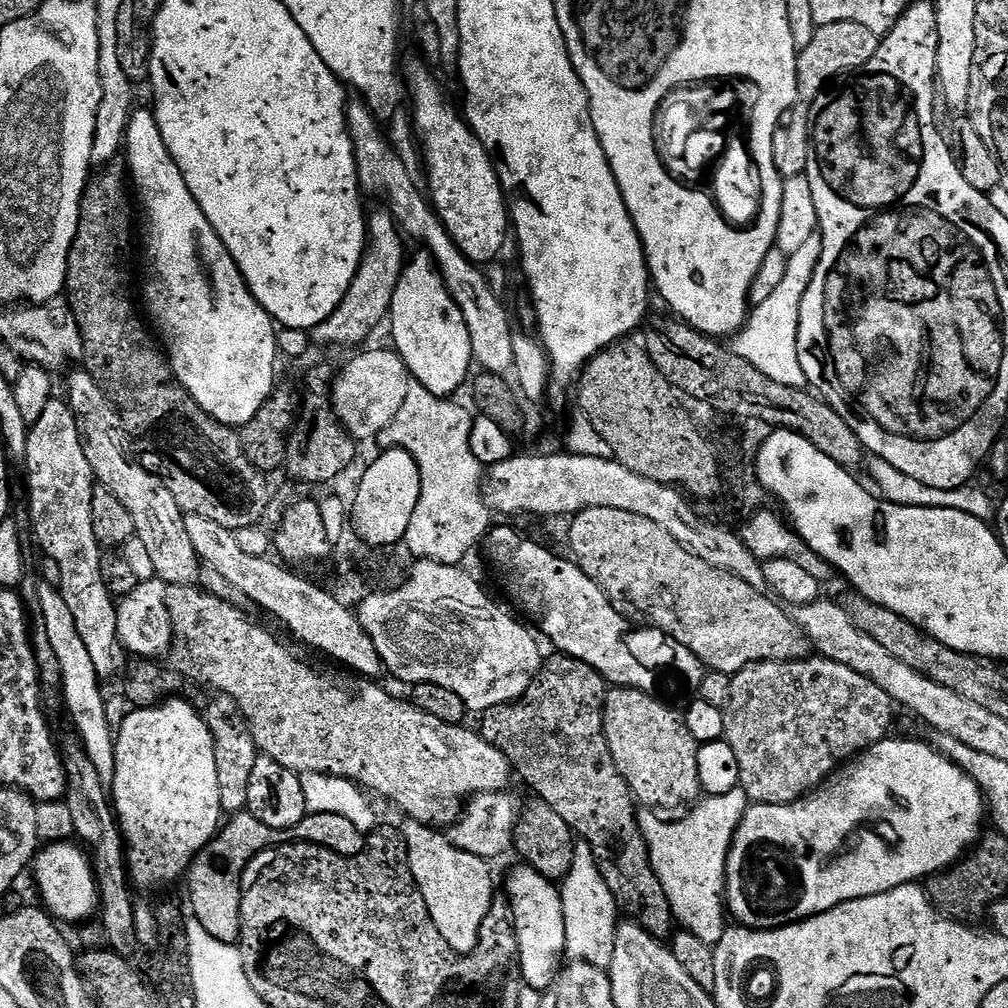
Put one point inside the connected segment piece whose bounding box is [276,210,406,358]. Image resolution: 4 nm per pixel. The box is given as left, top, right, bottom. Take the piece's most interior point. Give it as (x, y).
(364, 311)

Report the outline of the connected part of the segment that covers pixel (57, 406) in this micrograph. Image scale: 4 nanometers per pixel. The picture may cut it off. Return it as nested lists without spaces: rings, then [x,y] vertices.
[[[53,398],[46,410],[42,410],[42,418],[30,426],[22,468],[28,471],[30,528],[36,531],[41,553],[54,558],[58,570],[62,570],[58,589],[74,614],[79,637],[94,662],[94,669],[101,678],[112,676],[116,672],[116,652],[120,643],[117,601],[106,590],[106,582],[102,582],[102,549],[94,538],[92,517],[92,467],[86,462],[86,450],[82,450],[78,422],[63,399]]]

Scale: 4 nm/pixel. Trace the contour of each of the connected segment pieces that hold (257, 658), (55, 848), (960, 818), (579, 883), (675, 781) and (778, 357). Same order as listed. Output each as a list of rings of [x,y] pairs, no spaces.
[[[196,584],[171,585],[166,590],[166,604],[170,610],[174,640],[178,648],[180,644],[180,656],[184,659],[183,671],[205,689],[234,698],[250,726],[250,734],[254,734],[257,753],[274,758],[274,762],[286,766],[286,770],[294,770],[301,774],[314,772],[327,776],[341,776],[352,781],[353,784],[363,786],[369,793],[377,792],[378,795],[385,796],[390,803],[397,804],[405,812],[403,815],[407,819],[430,824],[437,830],[444,830],[455,824],[459,820],[461,812],[464,811],[466,802],[473,796],[483,792],[503,792],[509,787],[508,783],[514,780],[512,763],[506,758],[506,754],[502,754],[502,750],[498,750],[490,742],[486,742],[479,731],[471,732],[468,726],[438,722],[438,718],[430,718],[430,714],[422,714],[422,710],[415,708],[407,699],[399,700],[398,697],[391,696],[386,689],[376,685],[379,683],[368,678],[352,678],[352,681],[343,688],[334,677],[323,676],[318,669],[311,668],[290,645],[283,644],[270,629],[263,628],[256,620],[251,620],[245,609],[236,608],[229,601],[223,601],[222,598],[205,592],[202,587]]]
[[[49,843],[41,847],[34,861],[34,872],[35,868],[36,888],[44,899],[43,907],[57,921],[65,925],[76,924],[79,920],[91,921],[97,915],[100,892],[96,888],[96,875],[92,873],[92,862],[87,851],[79,843]]]
[[[885,738],[878,741],[874,746],[867,748],[863,754],[851,759],[847,764],[836,769],[823,784],[814,792],[808,793],[800,800],[794,801],[793,804],[752,804],[749,807],[748,813],[742,818],[742,822],[738,826],[738,830],[734,834],[732,839],[732,847],[727,849],[728,853],[728,882],[726,885],[726,908],[732,916],[737,921],[737,925],[743,926],[745,928],[784,928],[788,924],[797,924],[800,920],[808,920],[812,916],[817,916],[822,914],[826,910],[831,908],[837,908],[839,904],[845,904],[851,900],[857,900],[858,898],[866,898],[867,896],[873,896],[874,894],[882,894],[883,892],[889,892],[894,890],[898,886],[903,884],[914,884],[917,882],[927,881],[929,878],[949,869],[953,864],[964,859],[966,853],[981,839],[982,831],[980,832],[980,827],[983,826],[984,820],[986,824],[986,797],[983,788],[972,776],[969,776],[964,769],[959,768],[954,761],[949,760],[943,752],[940,752],[931,743],[923,744],[920,740],[892,740],[893,738]]]
[[[577,843],[570,874],[566,874],[566,878],[562,881],[560,897],[566,918],[564,950],[567,959],[569,961],[581,960],[599,968],[608,969],[614,958],[618,905],[616,896],[610,890],[610,886],[606,886],[602,874],[596,868],[596,859],[588,844]]]
[[[613,687],[604,700],[604,733],[606,746],[610,746],[610,758],[618,766],[618,774],[626,778],[633,796],[645,809],[680,808],[683,804],[691,805],[702,796],[698,778],[698,750],[694,734],[686,726],[683,715],[672,708],[667,708],[660,700],[652,697],[651,691],[643,692],[637,688]]]
[[[816,234],[809,235],[808,241],[801,244],[793,256],[788,257],[788,269],[774,290],[774,294],[770,294],[766,302],[756,304],[751,309],[744,327],[735,333],[730,344],[732,351],[746,358],[750,366],[758,366],[758,370],[762,370],[766,378],[782,382],[782,386],[804,388],[806,384],[798,352],[800,307],[804,295],[816,276],[820,256],[822,257],[821,237]]]

